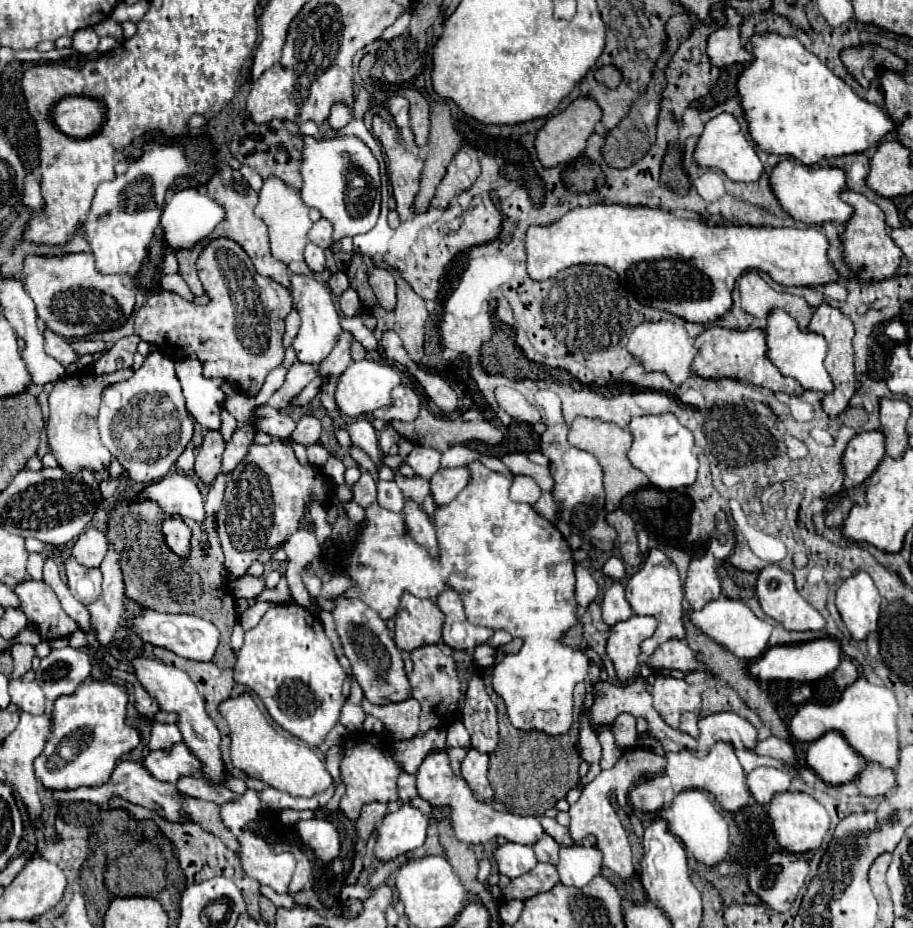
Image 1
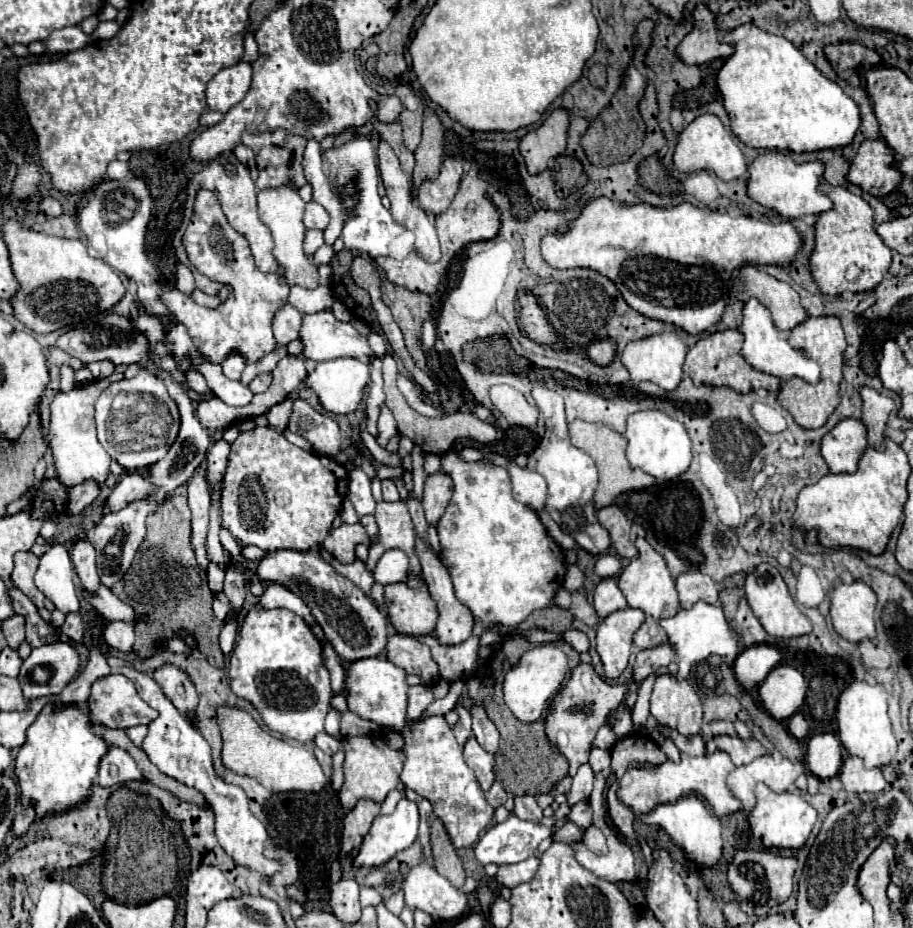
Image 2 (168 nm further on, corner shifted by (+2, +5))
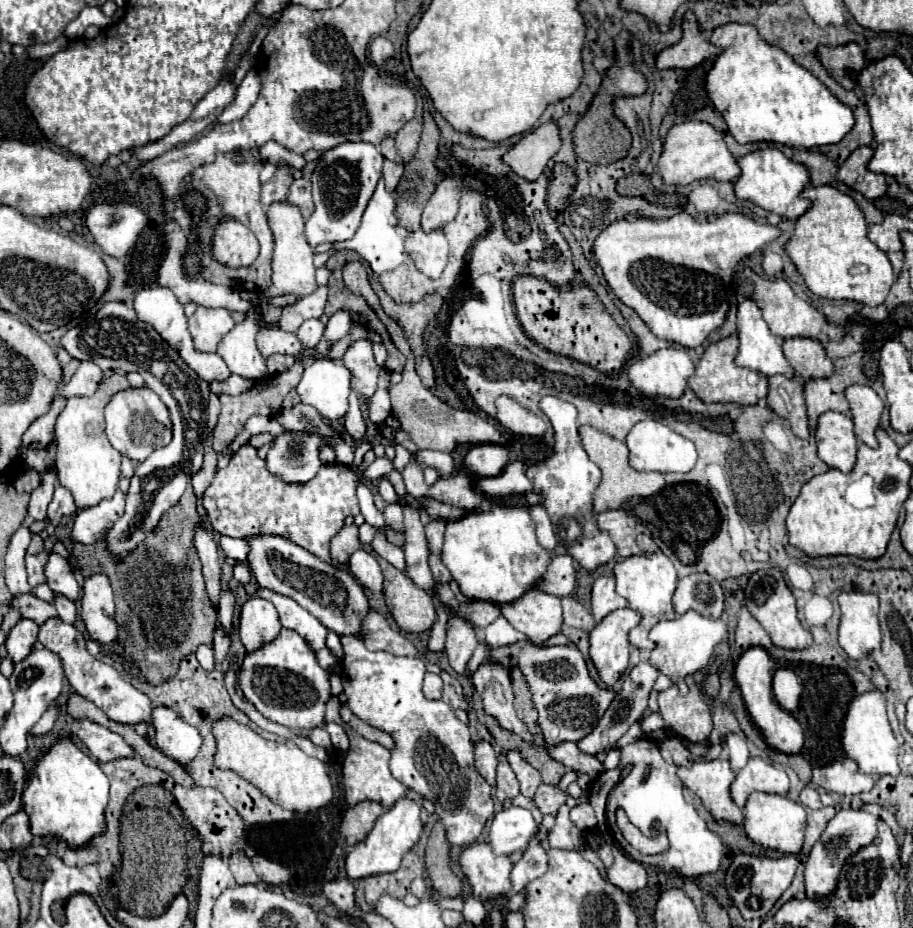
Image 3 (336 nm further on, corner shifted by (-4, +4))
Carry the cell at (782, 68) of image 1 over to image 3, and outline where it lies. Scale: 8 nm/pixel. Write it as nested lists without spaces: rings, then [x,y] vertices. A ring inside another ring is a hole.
[[[752,24],[718,26],[710,42],[722,52],[706,74],[706,92],[738,144],[774,142],[812,148],[836,144],[852,130],[852,110],[786,52],[764,42]]]

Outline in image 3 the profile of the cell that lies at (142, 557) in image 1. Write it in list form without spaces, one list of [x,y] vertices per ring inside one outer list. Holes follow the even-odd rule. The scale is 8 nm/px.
[[[189,485],[180,502],[160,518],[158,526],[148,532],[146,540],[122,562],[112,560],[112,554],[102,540],[96,544],[74,544],[70,554],[72,566],[78,566],[84,578],[96,572],[110,578],[118,622],[116,642],[152,686],[172,678],[178,672],[182,658],[194,654],[200,644],[212,642],[214,636],[218,616],[206,596],[200,560],[194,548],[194,530],[200,526],[196,502],[198,500]]]

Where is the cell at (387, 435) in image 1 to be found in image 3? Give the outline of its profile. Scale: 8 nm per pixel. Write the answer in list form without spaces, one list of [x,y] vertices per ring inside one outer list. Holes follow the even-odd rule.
[[[364,550],[354,552],[348,560],[348,570],[370,592],[382,590],[382,572],[380,572],[380,566],[372,554],[368,554]]]

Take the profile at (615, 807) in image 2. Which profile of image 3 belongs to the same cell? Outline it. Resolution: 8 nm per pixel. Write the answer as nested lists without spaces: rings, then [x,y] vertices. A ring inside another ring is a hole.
[[[640,738],[628,746],[622,748],[622,762],[624,766],[628,766],[624,770],[624,776],[620,780],[620,784],[616,784],[616,788],[612,788],[610,798],[608,798],[608,806],[606,806],[606,818],[608,824],[614,832],[616,842],[620,844],[620,848],[634,858],[640,864],[650,864],[654,868],[658,868],[660,872],[678,872],[686,878],[698,878],[704,870],[704,874],[716,872],[721,865],[724,855],[724,844],[720,840],[720,836],[712,830],[708,830],[706,820],[698,814],[698,810],[694,808],[694,804],[686,802],[684,798],[684,786],[676,775],[677,766],[668,764],[662,754],[660,748],[654,740],[648,738]],[[640,762],[640,764],[638,764]],[[646,766],[652,768],[650,776],[644,778],[644,770]],[[616,808],[624,808],[630,822],[640,828],[640,832],[644,836],[658,836],[658,834],[666,834],[670,840],[670,848],[668,852],[656,854],[656,856],[642,856],[640,852],[632,850],[632,846],[624,840],[624,836],[620,834],[620,830],[616,828]],[[712,862],[712,864],[710,864]],[[708,866],[708,868],[706,868]]]

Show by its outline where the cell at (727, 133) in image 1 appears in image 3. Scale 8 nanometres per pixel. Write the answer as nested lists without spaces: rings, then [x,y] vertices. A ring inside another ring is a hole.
[[[684,122],[672,126],[664,138],[662,156],[658,160],[658,172],[664,184],[686,186],[696,180],[716,180],[716,182],[734,182],[740,176],[740,168],[726,148],[722,134],[706,122]]]

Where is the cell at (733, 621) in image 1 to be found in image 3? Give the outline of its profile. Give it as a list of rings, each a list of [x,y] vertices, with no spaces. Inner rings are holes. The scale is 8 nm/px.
[[[686,612],[684,616],[678,616],[674,620],[666,620],[656,624],[650,634],[650,640],[654,640],[654,648],[650,652],[648,662],[658,668],[660,674],[666,674],[673,684],[679,688],[680,694],[685,695],[689,689],[684,681],[686,674],[694,674],[702,670],[708,664],[708,658],[718,642],[724,640],[724,622],[700,616],[698,612]]]

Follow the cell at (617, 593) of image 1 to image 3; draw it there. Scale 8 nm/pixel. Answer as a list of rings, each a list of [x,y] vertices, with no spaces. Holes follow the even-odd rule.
[[[602,576],[592,586],[592,600],[590,600],[590,612],[596,622],[600,622],[604,616],[618,608],[626,608],[628,602],[614,590],[614,578]]]

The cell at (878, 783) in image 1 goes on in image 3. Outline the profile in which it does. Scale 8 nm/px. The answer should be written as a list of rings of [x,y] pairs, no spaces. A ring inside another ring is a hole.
[[[842,758],[842,760],[836,760],[828,766],[816,768],[814,784],[822,786],[826,792],[854,796],[860,792],[868,792],[874,786],[874,778],[860,774],[852,760]]]

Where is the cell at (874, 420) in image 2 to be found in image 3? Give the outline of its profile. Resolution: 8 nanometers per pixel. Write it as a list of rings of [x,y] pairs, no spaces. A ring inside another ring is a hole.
[[[848,386],[844,390],[844,396],[850,404],[850,416],[854,422],[854,434],[858,440],[862,440],[866,446],[876,448],[876,428],[884,410],[884,402],[878,398],[878,394],[868,386]]]

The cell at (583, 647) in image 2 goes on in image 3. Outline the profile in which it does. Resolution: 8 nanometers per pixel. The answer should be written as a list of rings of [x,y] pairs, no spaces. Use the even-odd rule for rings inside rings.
[[[530,588],[514,602],[502,604],[500,610],[502,616],[534,644],[542,644],[546,638],[558,634],[562,626],[560,598],[536,588]]]

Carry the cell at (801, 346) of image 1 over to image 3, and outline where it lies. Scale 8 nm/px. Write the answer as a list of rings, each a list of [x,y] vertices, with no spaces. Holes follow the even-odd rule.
[[[744,300],[742,304],[738,304],[738,340],[740,340],[740,348],[738,348],[738,356],[734,358],[736,366],[756,370],[766,378],[776,376],[776,374],[782,374],[788,378],[794,376],[792,366],[788,364],[786,356],[782,354],[782,338],[778,338],[770,332],[768,324],[764,322],[760,308],[756,306],[754,300]]]

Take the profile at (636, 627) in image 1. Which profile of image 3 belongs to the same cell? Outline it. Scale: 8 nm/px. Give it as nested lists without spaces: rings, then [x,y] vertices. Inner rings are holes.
[[[630,608],[610,612],[590,632],[590,658],[606,686],[614,686],[628,666],[628,632],[640,622],[640,614]]]

